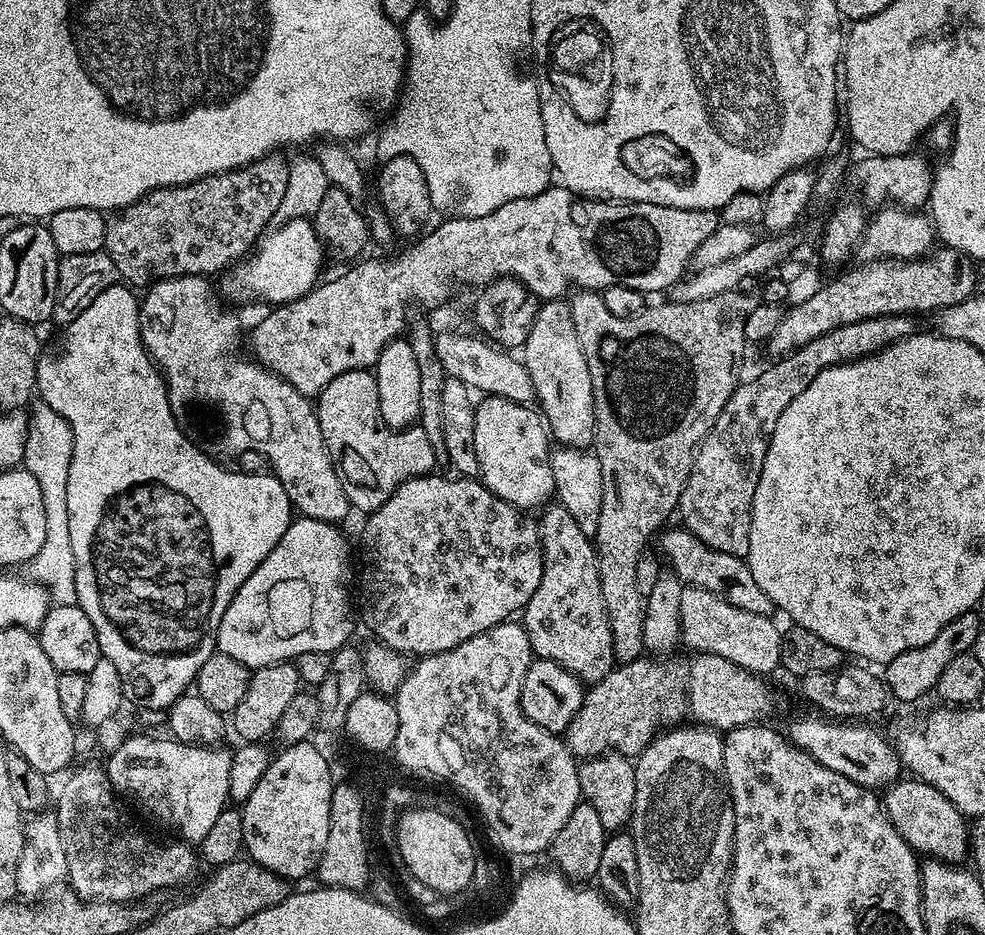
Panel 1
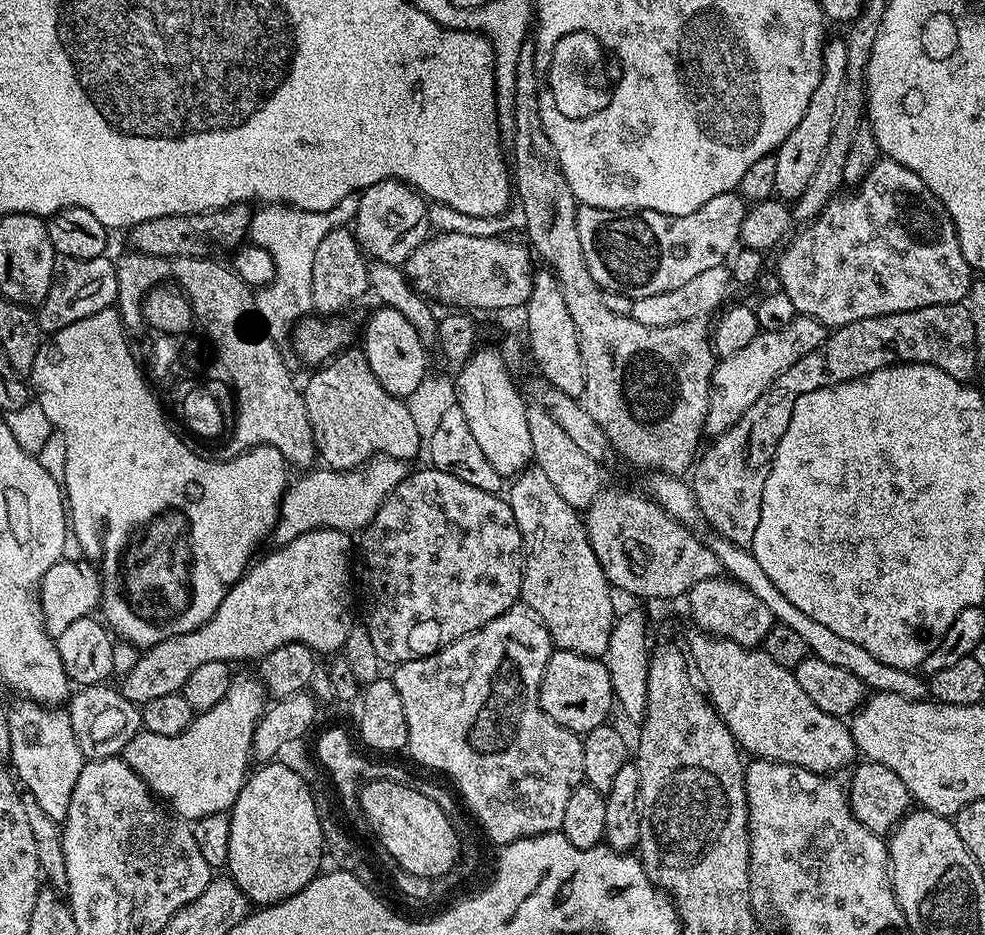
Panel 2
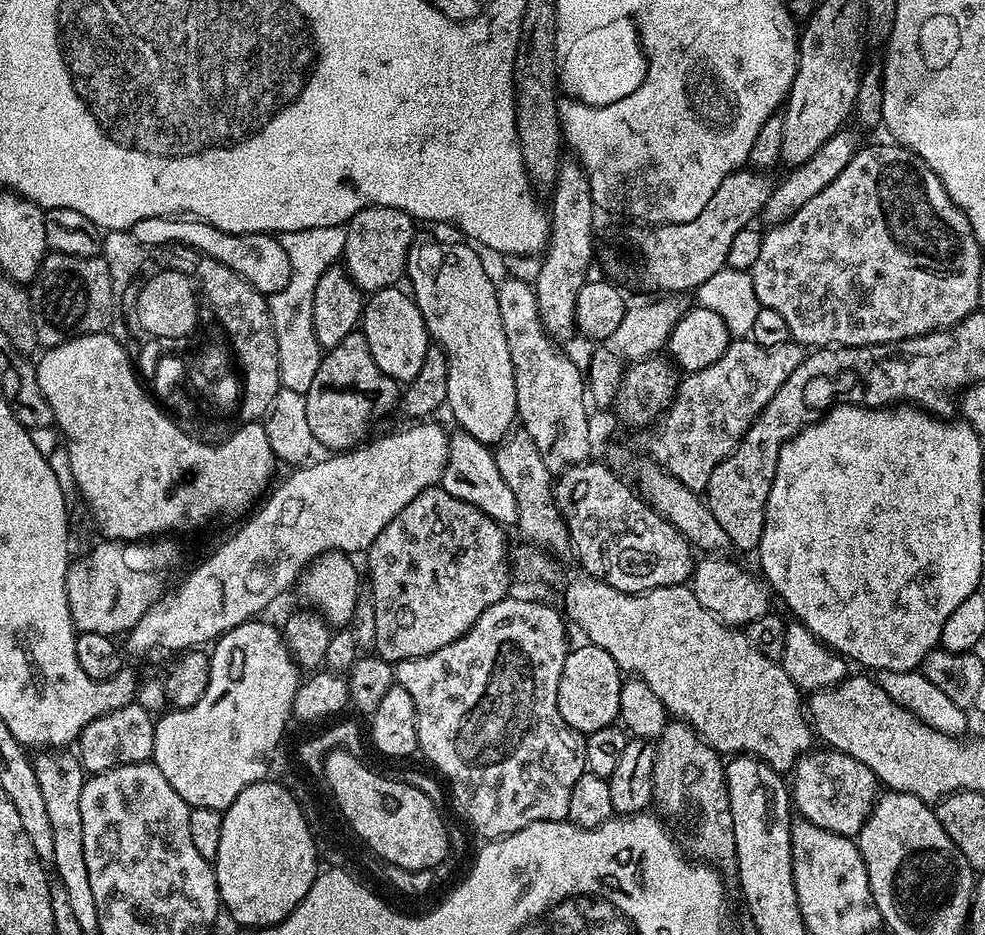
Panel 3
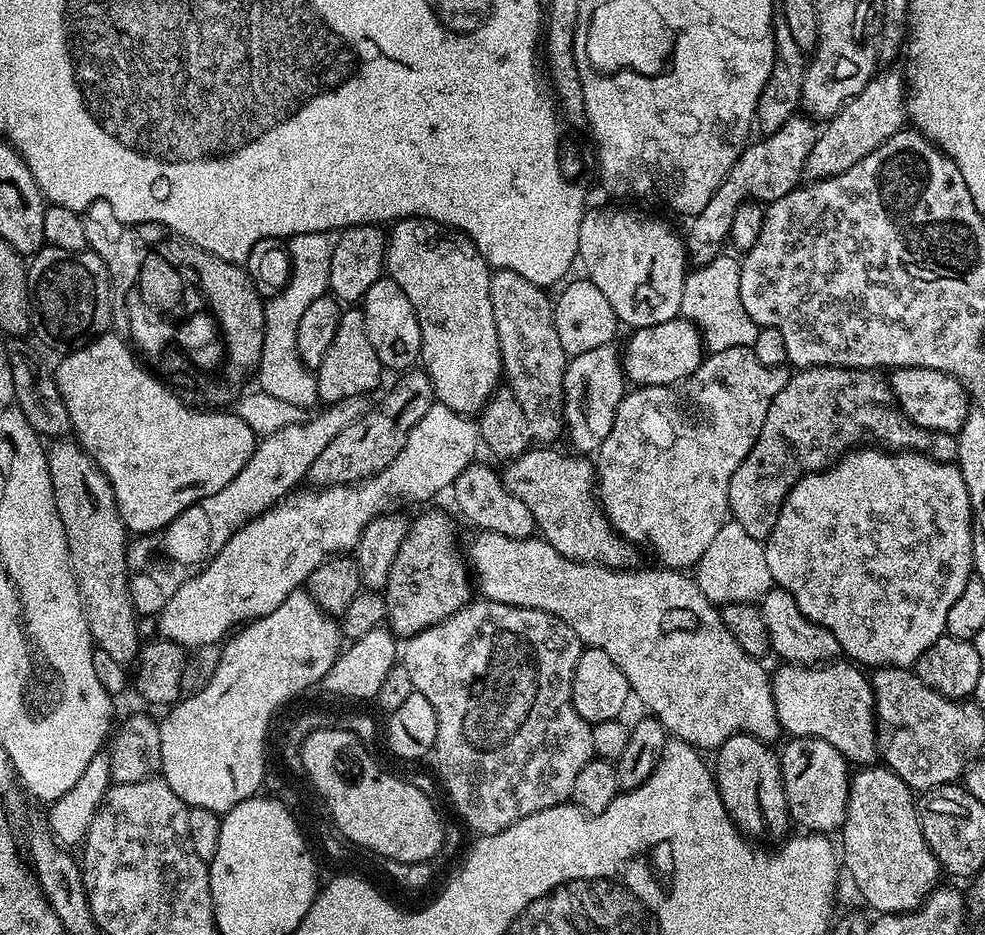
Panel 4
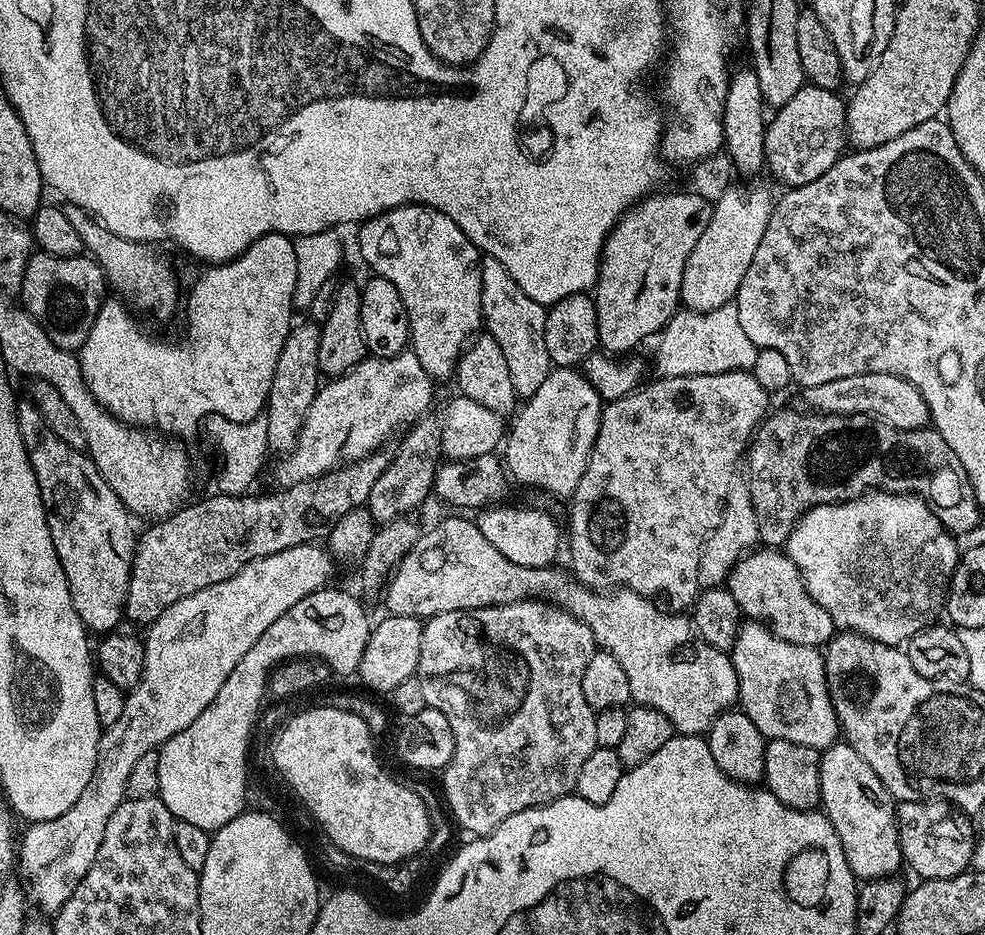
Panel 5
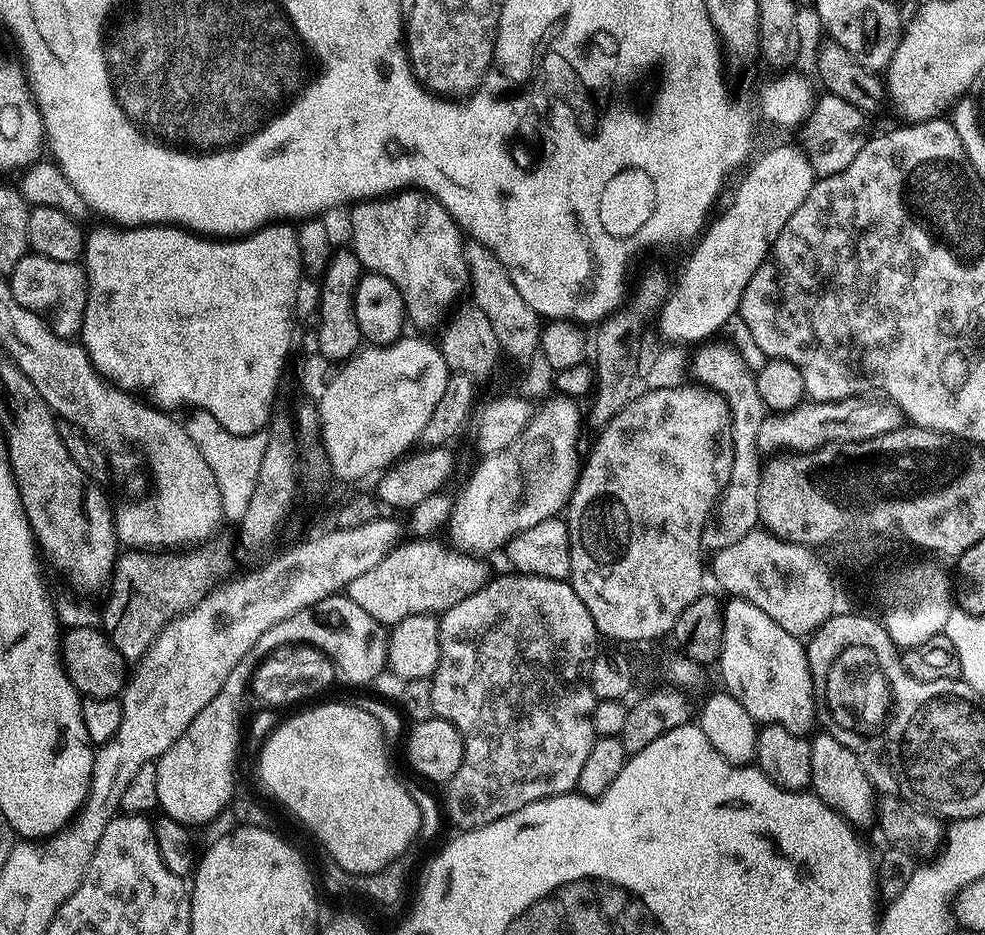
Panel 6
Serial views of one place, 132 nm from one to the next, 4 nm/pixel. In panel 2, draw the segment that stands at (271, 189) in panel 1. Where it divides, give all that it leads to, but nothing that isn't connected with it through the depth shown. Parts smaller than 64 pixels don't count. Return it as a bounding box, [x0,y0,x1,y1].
[127,204,252,257]

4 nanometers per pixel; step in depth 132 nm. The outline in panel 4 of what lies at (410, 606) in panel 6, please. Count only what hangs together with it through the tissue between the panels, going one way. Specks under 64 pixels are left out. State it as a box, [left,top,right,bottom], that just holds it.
[466,531,782,750]

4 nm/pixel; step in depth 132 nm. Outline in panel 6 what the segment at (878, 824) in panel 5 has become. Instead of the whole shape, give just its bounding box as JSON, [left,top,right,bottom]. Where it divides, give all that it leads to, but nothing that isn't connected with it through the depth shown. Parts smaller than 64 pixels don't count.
[810,730,874,826]

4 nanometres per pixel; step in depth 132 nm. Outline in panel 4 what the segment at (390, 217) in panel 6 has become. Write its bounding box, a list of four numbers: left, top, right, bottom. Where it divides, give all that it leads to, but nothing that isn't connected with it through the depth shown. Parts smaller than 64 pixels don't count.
[386,220,502,413]

